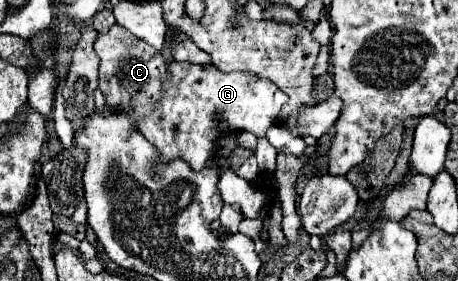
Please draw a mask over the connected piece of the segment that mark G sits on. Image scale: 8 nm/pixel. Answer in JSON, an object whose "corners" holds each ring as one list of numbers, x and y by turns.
{"corners":[[169,62,169,78,163,80,163,96,159,100,159,106,143,116,139,120,139,132,157,148,157,156,159,160,155,164,165,166,173,160,183,160,191,166,191,170,199,172,209,164,209,158,215,156,217,144,225,134,235,134,235,132,251,132,257,138,263,138,267,134,267,130,277,124,279,114,283,104,289,100,289,96,285,96,285,92,281,92,271,80,265,78,257,78,251,72,221,72,217,66,207,64,191,64,191,62]]}

